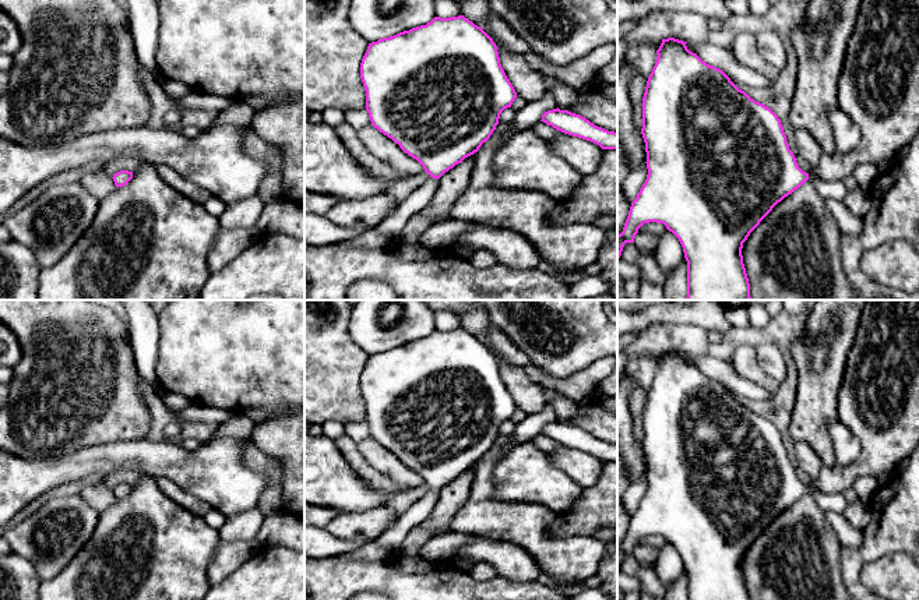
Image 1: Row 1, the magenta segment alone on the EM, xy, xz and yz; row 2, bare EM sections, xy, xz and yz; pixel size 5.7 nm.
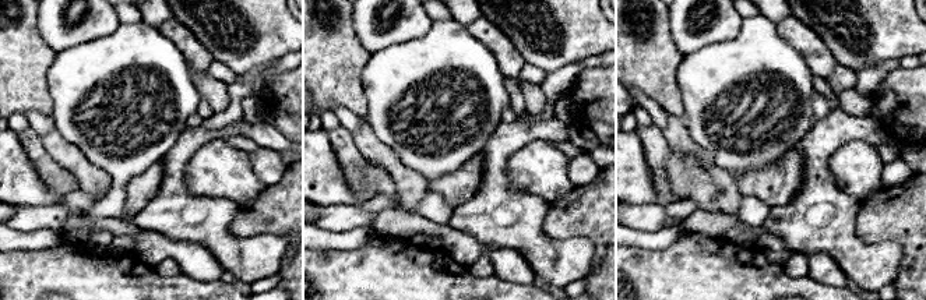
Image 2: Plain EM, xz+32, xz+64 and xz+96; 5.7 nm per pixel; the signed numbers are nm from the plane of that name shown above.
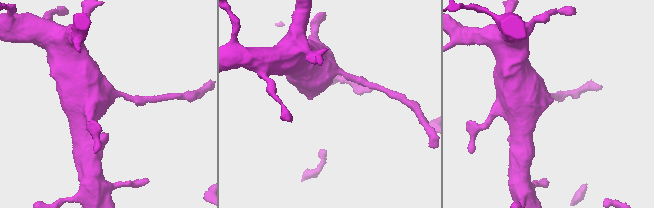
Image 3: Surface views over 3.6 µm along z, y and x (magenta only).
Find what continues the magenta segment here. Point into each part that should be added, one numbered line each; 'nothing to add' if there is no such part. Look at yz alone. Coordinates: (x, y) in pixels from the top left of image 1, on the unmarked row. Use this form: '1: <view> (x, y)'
nothing to add

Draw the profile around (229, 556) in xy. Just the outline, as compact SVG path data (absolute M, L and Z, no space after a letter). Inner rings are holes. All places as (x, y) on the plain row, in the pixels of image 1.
M257 540L222 541L207 569L209 585L216 585L232 575L257 548Z

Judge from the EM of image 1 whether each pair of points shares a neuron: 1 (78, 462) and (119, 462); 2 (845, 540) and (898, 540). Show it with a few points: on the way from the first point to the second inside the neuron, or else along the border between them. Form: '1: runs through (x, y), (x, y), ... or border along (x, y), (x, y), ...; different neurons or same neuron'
1: runs through (88, 462), (109, 462); same neuron
2: border along (863, 530), (863, 540), (858, 546), (841, 547); different neurons

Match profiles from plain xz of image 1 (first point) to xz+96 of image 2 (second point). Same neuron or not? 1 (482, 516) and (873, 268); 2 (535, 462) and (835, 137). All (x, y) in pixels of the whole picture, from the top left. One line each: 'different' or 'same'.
1: same
2: different

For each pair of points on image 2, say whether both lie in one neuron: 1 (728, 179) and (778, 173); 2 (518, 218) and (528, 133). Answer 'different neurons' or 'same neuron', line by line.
1: different neurons
2: same neuron

